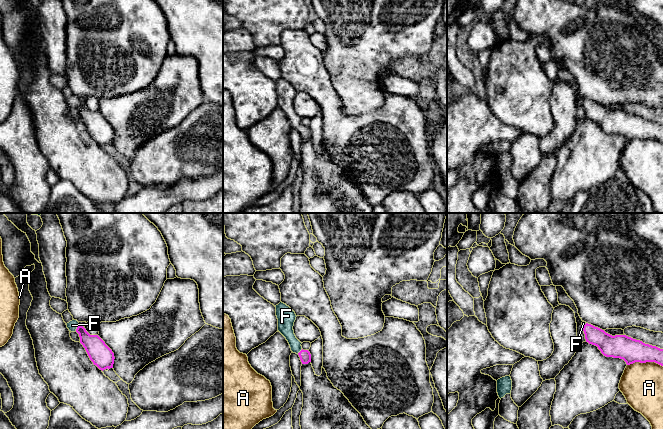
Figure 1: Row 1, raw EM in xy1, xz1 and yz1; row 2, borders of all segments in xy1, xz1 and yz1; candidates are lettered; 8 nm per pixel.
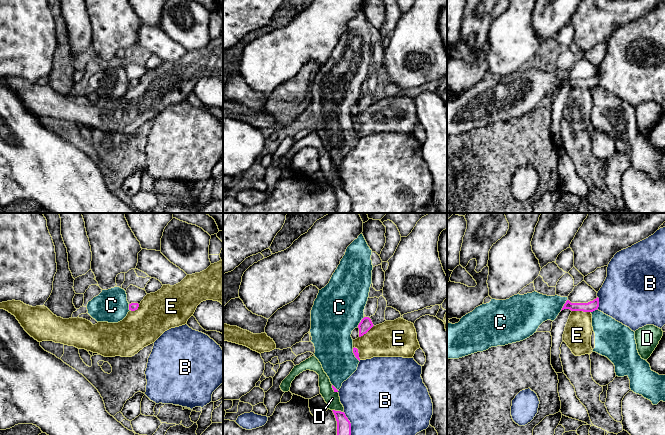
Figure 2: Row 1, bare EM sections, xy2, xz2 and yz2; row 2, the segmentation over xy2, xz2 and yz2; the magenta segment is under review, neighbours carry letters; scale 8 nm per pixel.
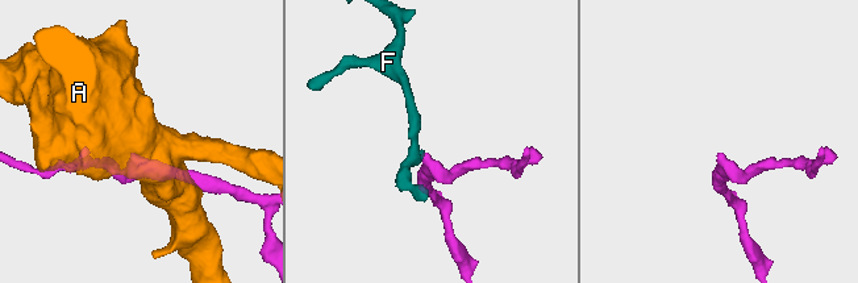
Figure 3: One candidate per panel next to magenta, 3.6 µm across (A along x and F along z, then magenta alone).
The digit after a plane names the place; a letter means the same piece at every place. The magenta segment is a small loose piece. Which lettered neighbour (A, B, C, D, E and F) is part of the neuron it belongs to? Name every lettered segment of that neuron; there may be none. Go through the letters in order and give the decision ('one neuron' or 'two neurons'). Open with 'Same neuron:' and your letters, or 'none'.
Same neuron: F
A: two neurons
B: two neurons
C: two neurons
D: two neurons
E: two neurons
F: one neuron

